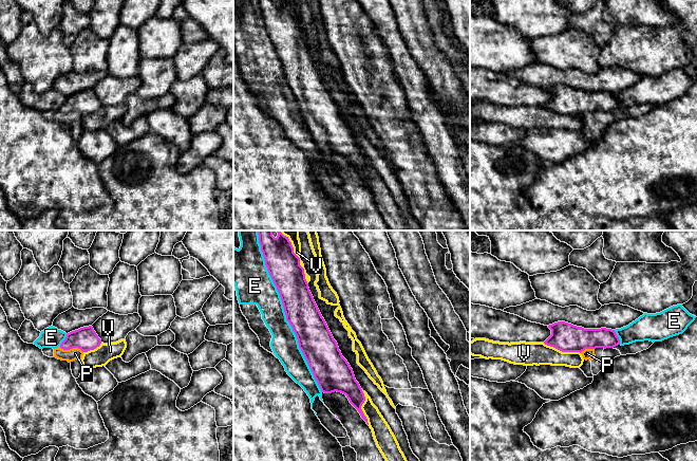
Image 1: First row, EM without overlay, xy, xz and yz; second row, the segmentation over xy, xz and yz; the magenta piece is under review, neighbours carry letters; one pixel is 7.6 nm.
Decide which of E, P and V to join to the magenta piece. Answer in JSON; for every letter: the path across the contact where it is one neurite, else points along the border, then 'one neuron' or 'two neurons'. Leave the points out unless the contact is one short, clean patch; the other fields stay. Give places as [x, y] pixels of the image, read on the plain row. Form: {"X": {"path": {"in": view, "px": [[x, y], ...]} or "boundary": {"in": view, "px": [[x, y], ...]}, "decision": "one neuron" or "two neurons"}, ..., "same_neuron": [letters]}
{"E": {"decision": "two neurons"}, "P": {"boundary": {"in": "xy", "px": [[59, 110], [63, 112], [78, 111], [82, 115]]}, "decision": "two neurons"}, "V": {"decision": "two neurons"}, "same_neuron": []}

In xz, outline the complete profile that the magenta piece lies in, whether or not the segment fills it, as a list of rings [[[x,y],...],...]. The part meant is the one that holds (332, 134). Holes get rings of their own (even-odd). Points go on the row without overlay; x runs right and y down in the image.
[[[259,0],[259,6],[261,8],[261,14],[265,22],[267,34],[280,57],[286,78],[286,84],[289,86],[293,94],[297,99],[299,111],[301,112],[321,154],[324,156],[332,156],[337,154],[345,158],[350,166],[358,173],[361,181],[369,188],[368,182],[361,172],[361,169],[365,164],[364,156],[359,146],[355,142],[353,132],[351,131],[347,124],[342,119],[337,105],[334,103],[324,81],[322,80],[314,63],[314,60],[308,51],[308,47],[305,42],[304,32],[300,29],[300,21],[294,16],[294,11],[288,0]]]

